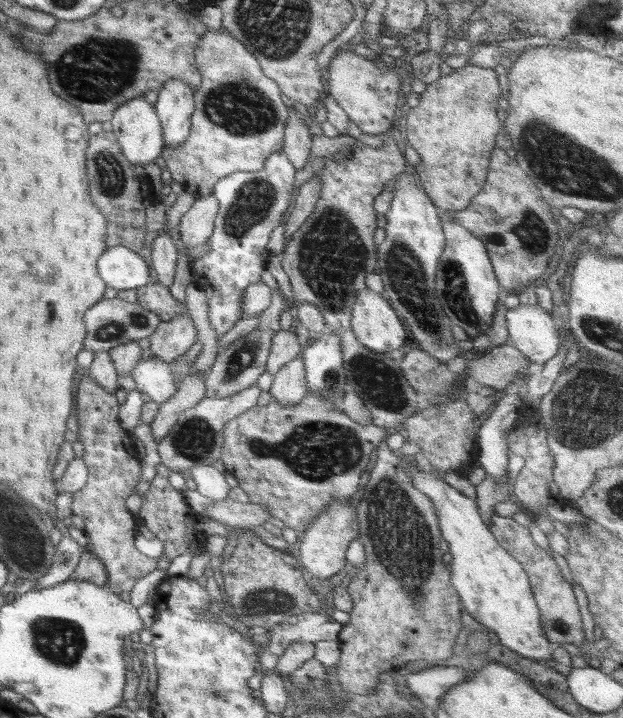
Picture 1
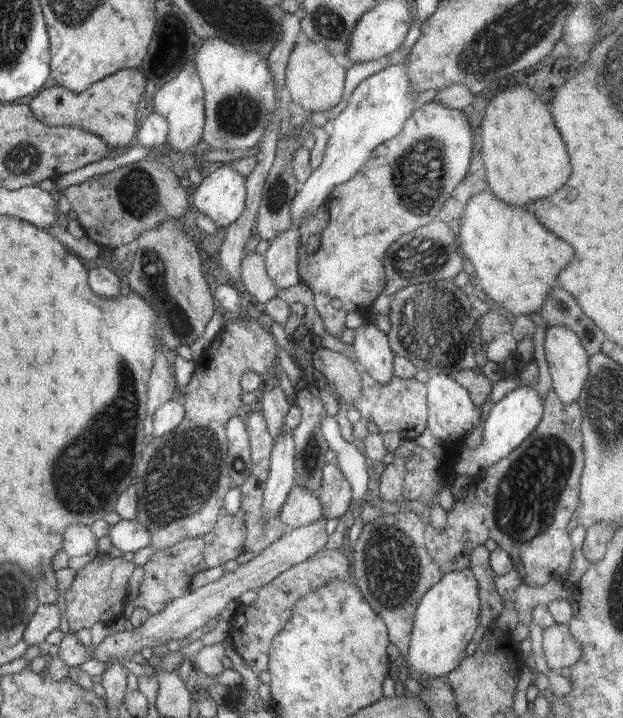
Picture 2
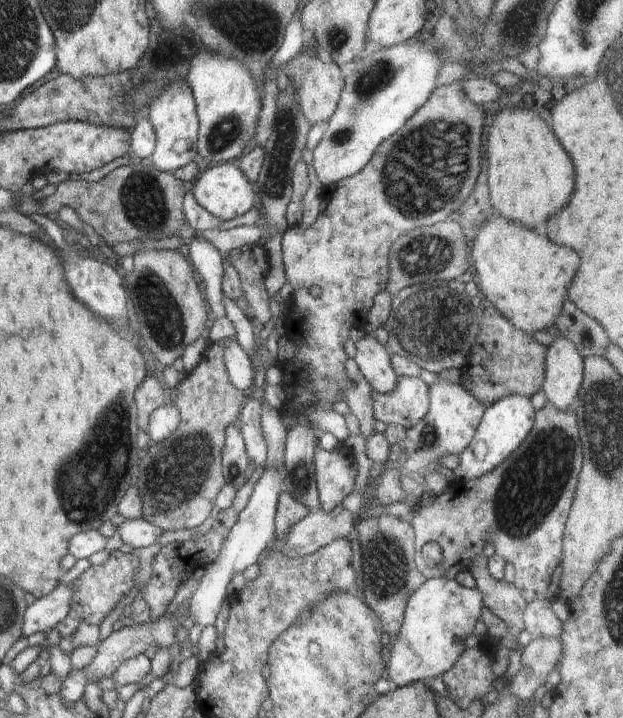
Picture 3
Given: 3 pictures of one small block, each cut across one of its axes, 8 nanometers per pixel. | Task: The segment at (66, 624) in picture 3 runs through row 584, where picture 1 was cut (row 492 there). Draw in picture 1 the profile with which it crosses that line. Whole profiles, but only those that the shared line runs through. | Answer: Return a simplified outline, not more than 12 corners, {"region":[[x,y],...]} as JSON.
{"region":[[115,391],[75,392],[86,484],[72,494],[106,586],[157,569],[136,550],[126,498],[141,481]]}

